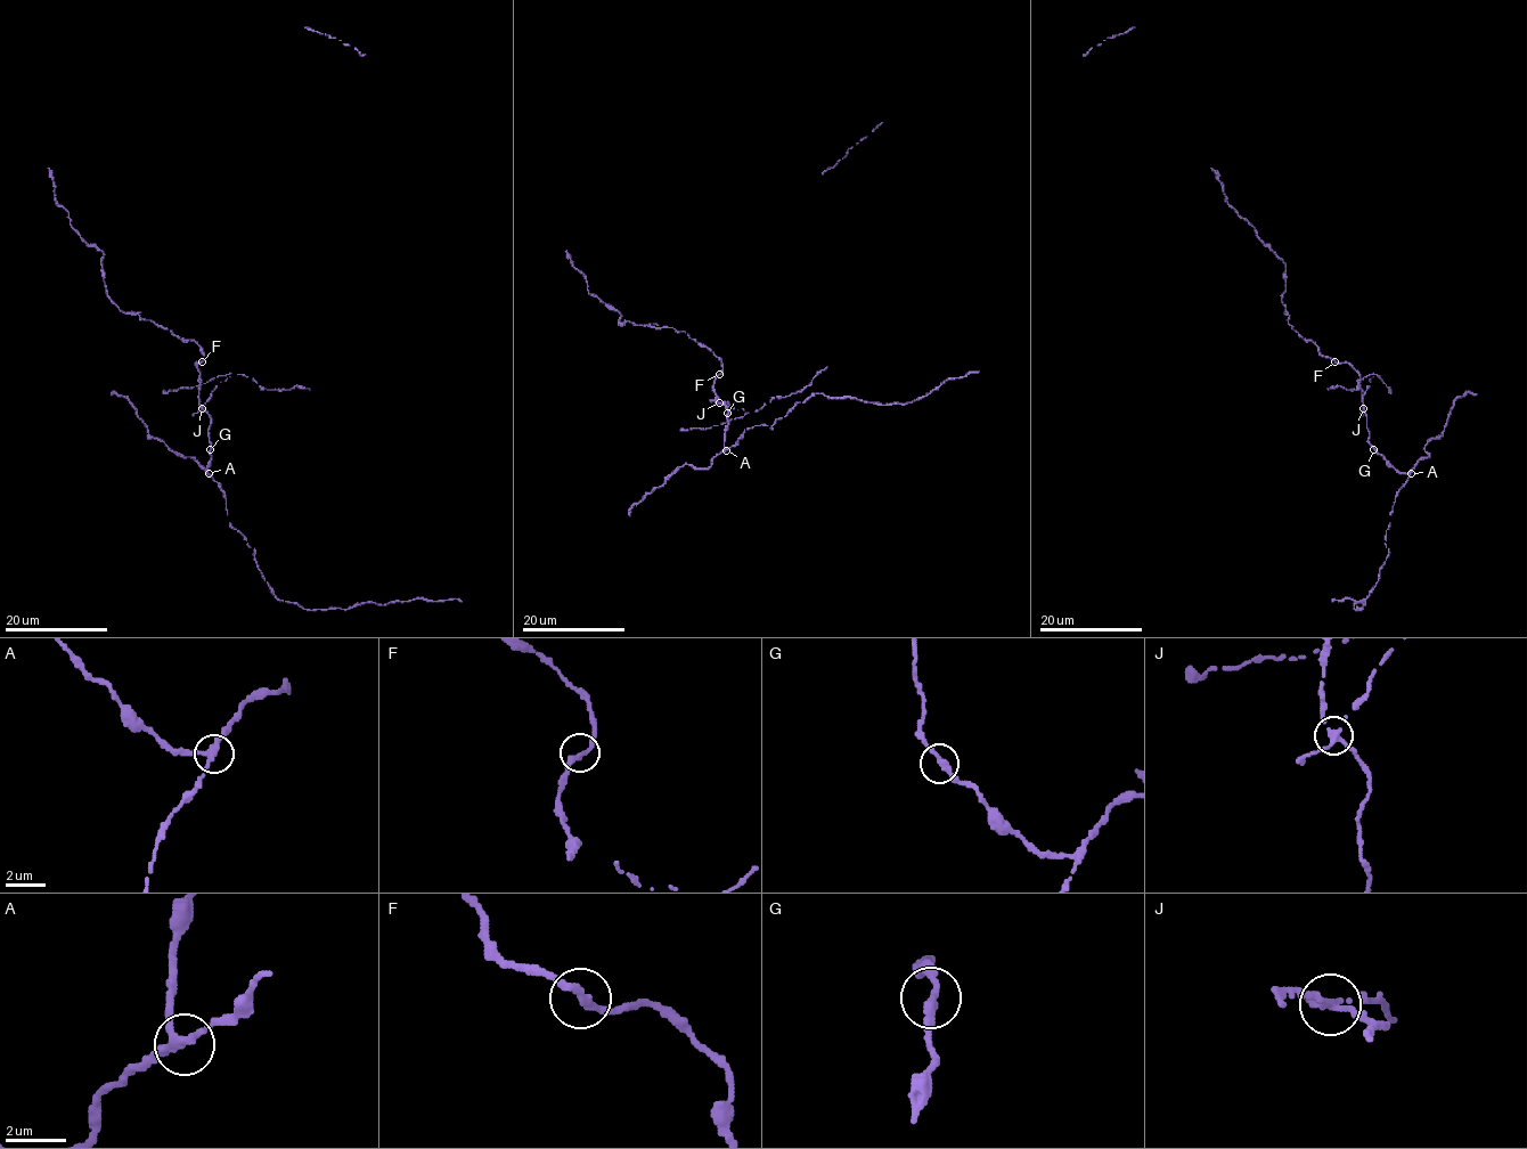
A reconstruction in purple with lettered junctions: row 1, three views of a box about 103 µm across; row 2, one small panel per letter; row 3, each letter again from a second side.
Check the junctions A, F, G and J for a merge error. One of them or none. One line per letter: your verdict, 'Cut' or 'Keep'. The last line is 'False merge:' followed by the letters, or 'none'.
A: Keep
F: Keep
G: Keep
J: Cut
False merge: J

